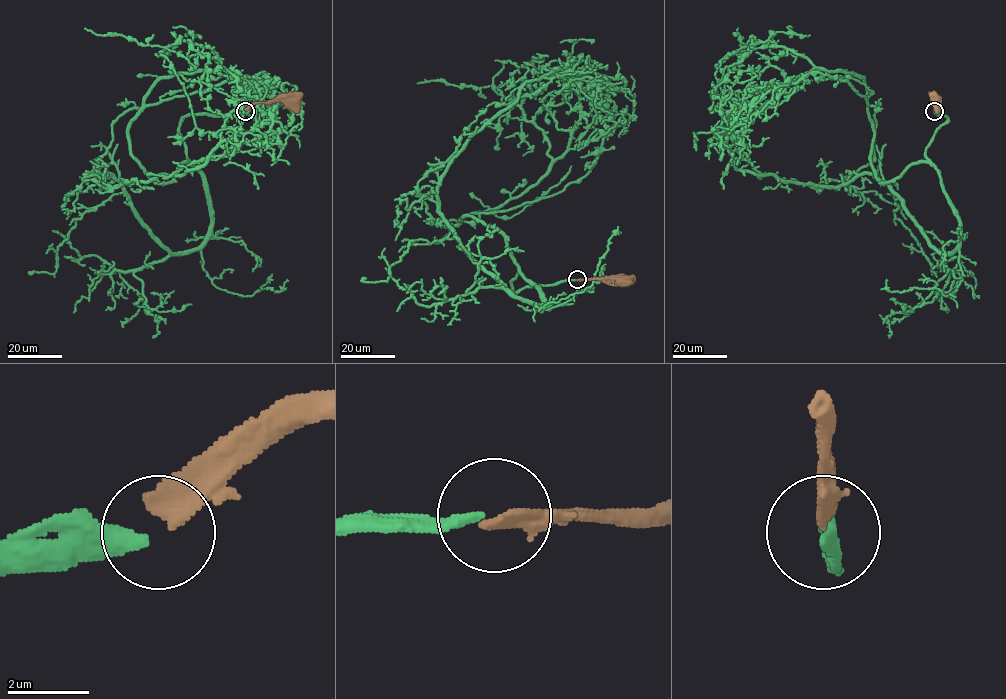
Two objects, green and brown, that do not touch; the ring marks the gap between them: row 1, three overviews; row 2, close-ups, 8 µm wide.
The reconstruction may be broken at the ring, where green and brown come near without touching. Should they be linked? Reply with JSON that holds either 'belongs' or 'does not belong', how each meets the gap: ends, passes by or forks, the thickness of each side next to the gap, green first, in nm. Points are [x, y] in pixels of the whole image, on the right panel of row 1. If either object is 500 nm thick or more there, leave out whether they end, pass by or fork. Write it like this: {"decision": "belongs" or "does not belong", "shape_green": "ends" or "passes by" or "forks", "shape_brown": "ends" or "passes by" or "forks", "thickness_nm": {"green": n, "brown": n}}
{"decision": "belongs", "shape_green": "ends", "shape_brown": "ends", "thickness_nm": {"green": 340, "brown": 400}}

